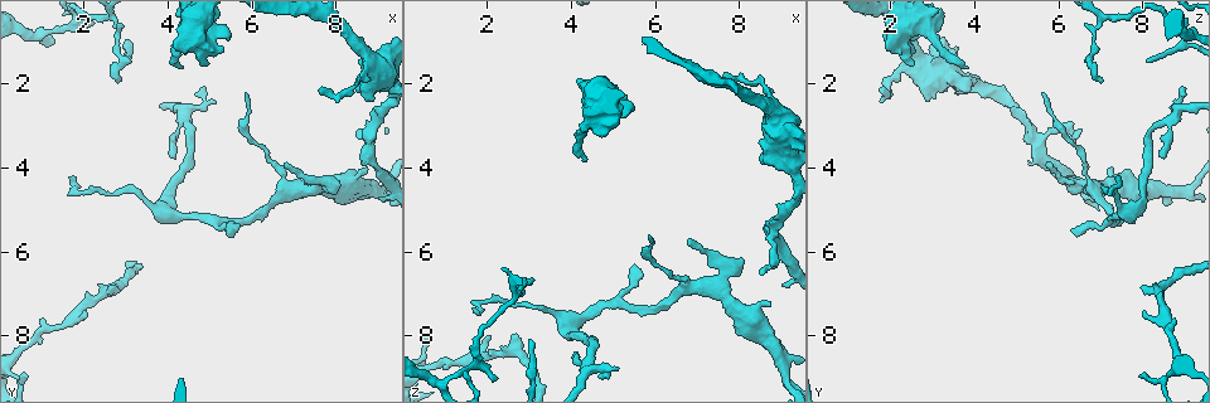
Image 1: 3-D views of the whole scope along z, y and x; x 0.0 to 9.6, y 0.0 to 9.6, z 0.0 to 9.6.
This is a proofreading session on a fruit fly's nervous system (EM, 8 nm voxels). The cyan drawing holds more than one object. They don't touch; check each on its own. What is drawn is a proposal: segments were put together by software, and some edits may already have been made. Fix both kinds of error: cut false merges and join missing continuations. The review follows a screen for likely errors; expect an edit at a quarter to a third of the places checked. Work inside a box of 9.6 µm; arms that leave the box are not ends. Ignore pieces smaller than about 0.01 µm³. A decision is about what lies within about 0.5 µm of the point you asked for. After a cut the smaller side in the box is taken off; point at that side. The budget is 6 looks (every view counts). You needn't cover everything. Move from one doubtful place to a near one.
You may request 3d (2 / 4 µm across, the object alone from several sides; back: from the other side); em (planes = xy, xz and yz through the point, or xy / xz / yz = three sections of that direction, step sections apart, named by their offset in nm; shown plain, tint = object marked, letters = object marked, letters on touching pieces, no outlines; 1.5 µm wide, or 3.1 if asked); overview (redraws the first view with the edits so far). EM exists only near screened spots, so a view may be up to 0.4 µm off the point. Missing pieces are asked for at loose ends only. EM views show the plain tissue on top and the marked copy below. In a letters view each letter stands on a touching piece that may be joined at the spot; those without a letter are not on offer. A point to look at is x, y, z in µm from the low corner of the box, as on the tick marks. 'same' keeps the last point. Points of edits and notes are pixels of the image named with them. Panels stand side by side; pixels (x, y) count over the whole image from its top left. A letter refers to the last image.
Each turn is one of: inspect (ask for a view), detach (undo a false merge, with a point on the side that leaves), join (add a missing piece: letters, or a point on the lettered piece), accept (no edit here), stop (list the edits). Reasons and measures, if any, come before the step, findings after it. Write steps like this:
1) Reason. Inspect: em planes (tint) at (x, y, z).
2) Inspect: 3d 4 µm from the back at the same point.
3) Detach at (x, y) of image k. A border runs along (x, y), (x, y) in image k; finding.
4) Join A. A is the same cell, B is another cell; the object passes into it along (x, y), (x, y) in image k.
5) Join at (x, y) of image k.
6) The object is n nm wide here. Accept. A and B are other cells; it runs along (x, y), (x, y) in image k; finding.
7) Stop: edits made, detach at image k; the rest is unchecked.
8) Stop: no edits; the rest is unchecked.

End of a long branch. Inspect: em xz step 4 (tint) at (1.65, 4.25, 7.35).

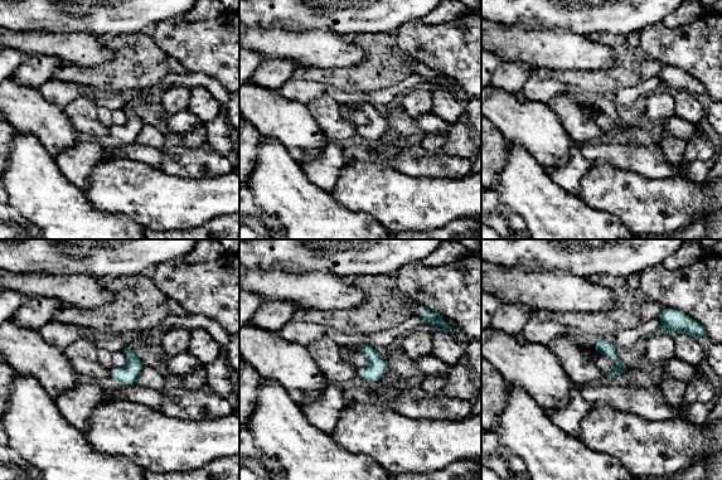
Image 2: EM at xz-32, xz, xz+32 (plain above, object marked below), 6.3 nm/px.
Inspect: em planes (letters) at the same point.

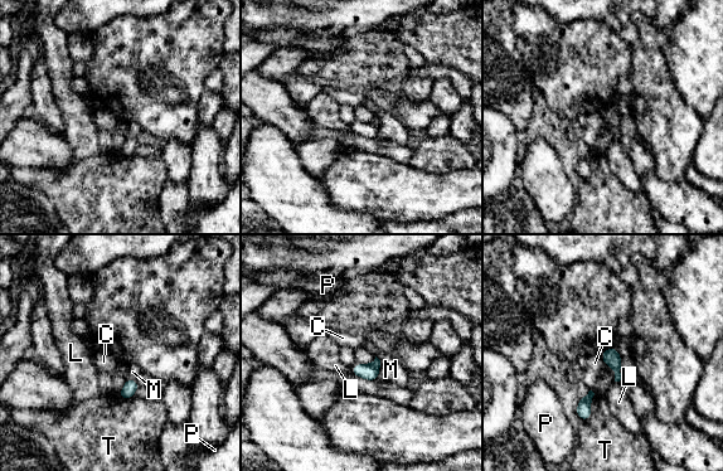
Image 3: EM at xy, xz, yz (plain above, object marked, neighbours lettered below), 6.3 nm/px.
Accept. C, L, M, P and T are other cells; a border runs along (600, 355), (605, 363) in image 3; no lettered piece goes on from it.

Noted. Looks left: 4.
Sudden change in width. Inspect: 3d 2 µm at (6.75, 4.15, 6.60).

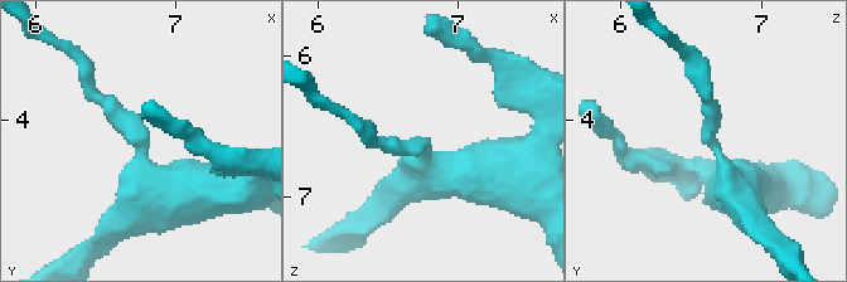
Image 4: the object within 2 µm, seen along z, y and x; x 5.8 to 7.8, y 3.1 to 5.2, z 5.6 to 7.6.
3 arms meet here. Inspect: em xy step 8 (letters) at (6.74, 4.10, 6.66).

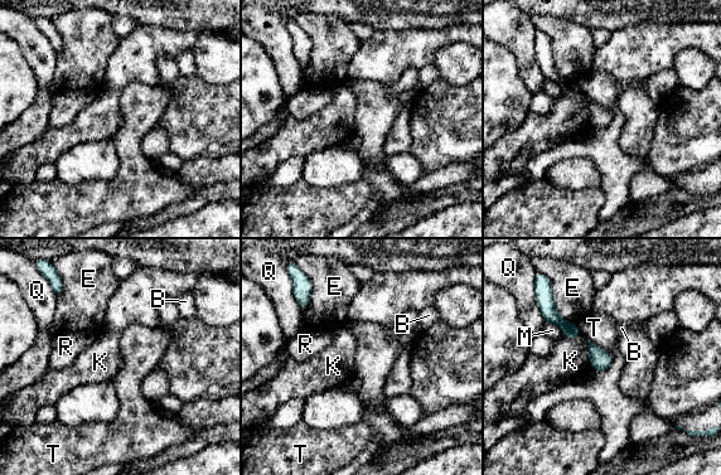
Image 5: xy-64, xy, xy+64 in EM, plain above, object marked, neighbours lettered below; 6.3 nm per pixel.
Inspect: em xz step 4 (letters) at the same point.

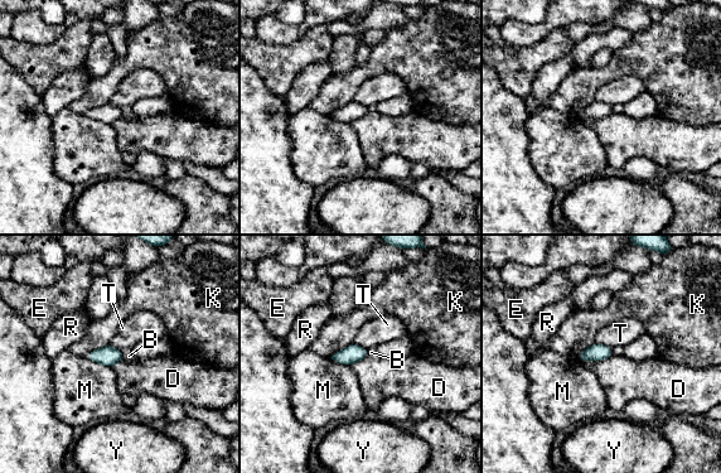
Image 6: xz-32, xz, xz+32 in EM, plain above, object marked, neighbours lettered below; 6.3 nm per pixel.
Accept. B, D, E, K, M, R, T and Y are other cells; all the same cell.

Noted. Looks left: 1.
Stop: no edits; the rest is unchecked.

